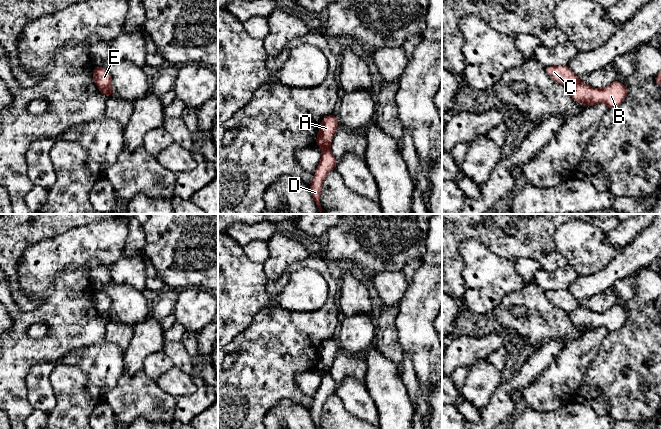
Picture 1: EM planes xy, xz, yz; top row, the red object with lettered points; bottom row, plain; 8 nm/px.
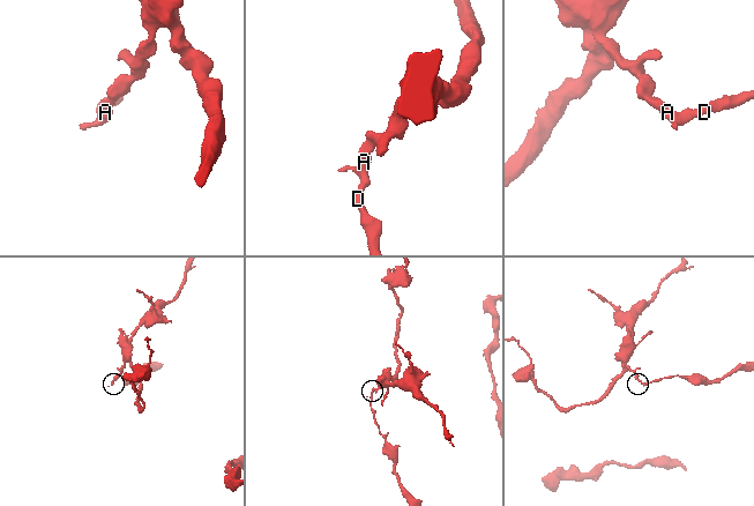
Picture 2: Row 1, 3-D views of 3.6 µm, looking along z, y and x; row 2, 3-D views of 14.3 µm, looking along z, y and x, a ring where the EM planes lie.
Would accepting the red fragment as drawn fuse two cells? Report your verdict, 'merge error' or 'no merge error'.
merge error

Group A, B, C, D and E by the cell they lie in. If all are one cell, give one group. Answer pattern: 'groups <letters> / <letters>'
groups A B D / C E

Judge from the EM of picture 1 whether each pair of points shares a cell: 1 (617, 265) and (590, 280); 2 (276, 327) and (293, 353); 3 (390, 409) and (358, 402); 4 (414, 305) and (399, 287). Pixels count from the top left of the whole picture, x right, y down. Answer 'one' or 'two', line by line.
1: one
2: one
3: two
4: two

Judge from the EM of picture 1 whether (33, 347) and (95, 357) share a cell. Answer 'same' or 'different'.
different

